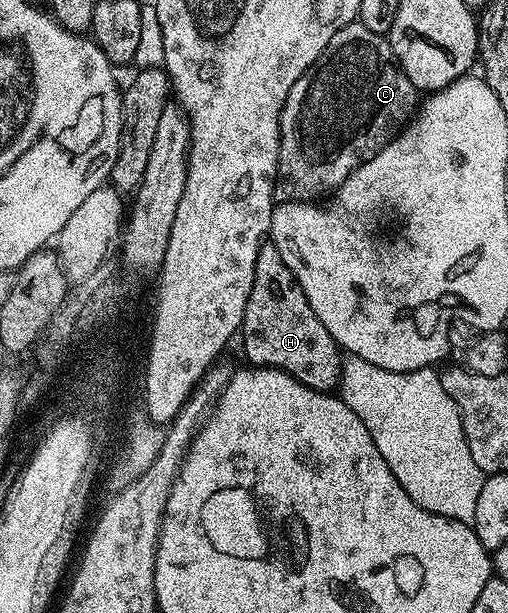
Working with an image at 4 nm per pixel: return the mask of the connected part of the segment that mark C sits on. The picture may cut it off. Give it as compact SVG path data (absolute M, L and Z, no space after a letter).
M358 22L337 30L313 66L293 82L293 90L289 90L283 103L279 115L279 171L275 182L278 199L315 202L334 193L357 166L369 162L369 158L377 155L407 127L417 111L415 96L417 90L395 59L387 36L373 34L373 30L365 30Z

